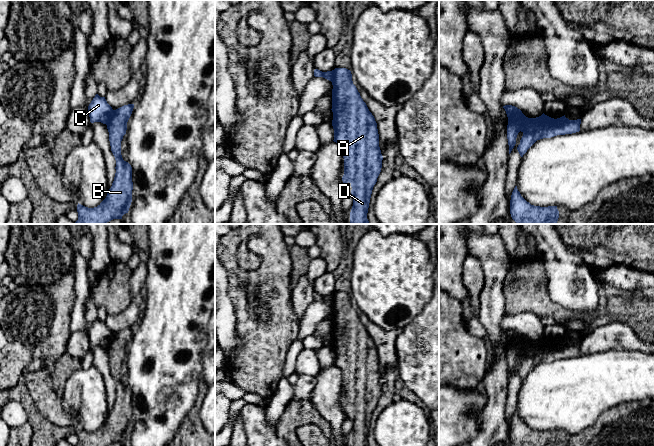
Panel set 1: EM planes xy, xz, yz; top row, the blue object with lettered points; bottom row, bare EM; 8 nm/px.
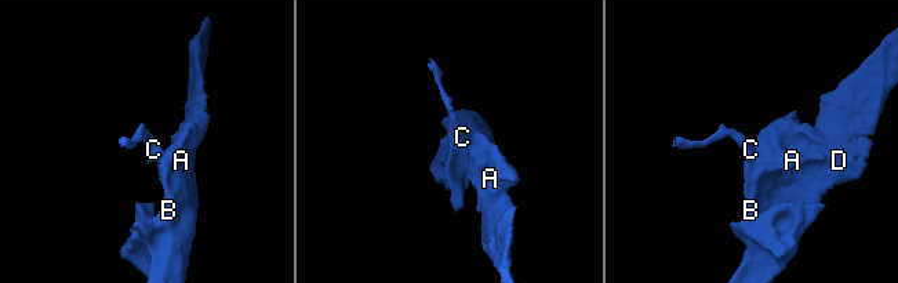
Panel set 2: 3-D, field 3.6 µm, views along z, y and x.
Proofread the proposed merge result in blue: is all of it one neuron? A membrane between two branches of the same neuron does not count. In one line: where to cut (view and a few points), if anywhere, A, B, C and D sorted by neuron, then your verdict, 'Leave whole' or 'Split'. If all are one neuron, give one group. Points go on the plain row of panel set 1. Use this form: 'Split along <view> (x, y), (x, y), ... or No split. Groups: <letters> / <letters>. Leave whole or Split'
Split along yz (522, 337), (508, 343). Groups: A B D / C. Split

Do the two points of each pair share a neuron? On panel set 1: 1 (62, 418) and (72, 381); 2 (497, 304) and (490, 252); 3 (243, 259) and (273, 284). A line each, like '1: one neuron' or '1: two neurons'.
1: two neurons
2: one neuron
3: two neurons

